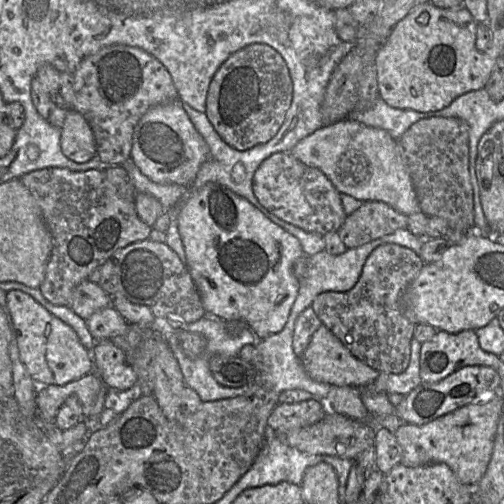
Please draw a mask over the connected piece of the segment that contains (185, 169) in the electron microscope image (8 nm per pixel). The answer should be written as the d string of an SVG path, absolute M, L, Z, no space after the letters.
M179 98L151 107L134 129L130 159L156 183L190 186L208 157L209 147L189 120Z

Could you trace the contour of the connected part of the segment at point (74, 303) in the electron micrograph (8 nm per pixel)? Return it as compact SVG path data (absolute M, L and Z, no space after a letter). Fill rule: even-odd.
M85 280L73 291L69 307L81 318L87 320L95 312L111 305L111 296L97 283Z

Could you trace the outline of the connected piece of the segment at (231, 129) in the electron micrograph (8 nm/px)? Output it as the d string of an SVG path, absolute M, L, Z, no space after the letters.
M251 44L232 54L214 74L205 115L230 147L245 151L271 140L282 126L293 99L293 84L283 58L266 44Z

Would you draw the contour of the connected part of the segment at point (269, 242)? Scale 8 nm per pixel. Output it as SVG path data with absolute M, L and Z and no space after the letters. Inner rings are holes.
M212 182L196 190L187 191L186 188L185 198L176 206L175 216L178 232L185 251L186 266L201 296L206 315L221 318L225 321L243 321L251 331L257 334L259 340L279 333L288 320L299 290L299 280L293 273L293 267L296 260L304 255L300 242L293 235L265 217L249 201L236 195L226 187Z

